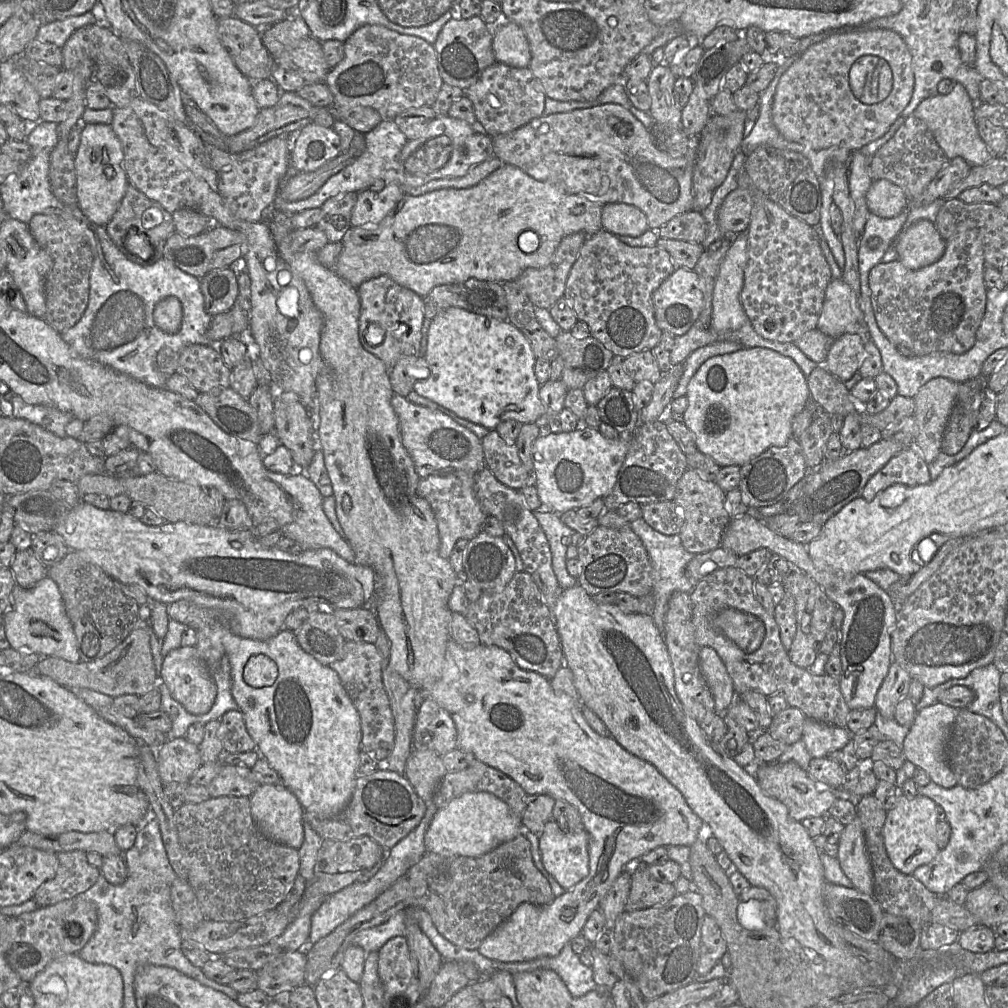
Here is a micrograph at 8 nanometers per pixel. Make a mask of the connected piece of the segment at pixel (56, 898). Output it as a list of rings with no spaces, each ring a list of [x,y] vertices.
[[[84,851],[60,852],[56,857],[56,875],[44,882],[32,898],[39,907],[53,905],[87,891],[100,875],[100,869],[88,863]]]

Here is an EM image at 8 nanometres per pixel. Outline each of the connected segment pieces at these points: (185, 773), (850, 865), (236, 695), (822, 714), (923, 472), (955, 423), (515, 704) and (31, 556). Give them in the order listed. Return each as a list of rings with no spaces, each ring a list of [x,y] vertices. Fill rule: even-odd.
[[[185,737],[166,741],[156,749],[158,772],[164,785],[189,782],[202,765],[199,747]]]
[[[857,816],[844,827],[837,844],[837,859],[845,875],[854,884],[854,888],[873,896],[873,870],[866,850],[861,821]]]
[[[178,600],[168,605],[167,614],[195,630],[205,627],[222,627],[221,641],[231,666],[231,694],[243,714],[246,729],[256,744],[260,756],[276,770],[282,784],[298,799],[304,812],[321,819],[341,813],[349,803],[356,784],[359,754],[362,749],[360,716],[338,674],[329,666],[323,665],[305,652],[298,644],[293,631],[280,630],[267,640],[244,638],[232,633],[222,625],[218,613],[186,600]],[[264,654],[275,662],[278,668],[276,681],[267,687],[254,688],[243,678],[244,666],[250,657]]]
[[[727,567],[717,569],[696,584],[690,594],[696,643],[701,648],[710,647],[718,654],[732,679],[736,698],[748,691],[757,691],[766,697],[783,693],[788,705],[800,709],[807,718],[846,728],[851,709],[843,697],[839,679],[827,674],[813,674],[808,669],[800,668],[791,662],[781,642],[779,626],[774,616],[769,614],[755,598],[754,582],[754,578],[748,577],[738,568]]]
[[[914,446],[907,447],[869,479],[861,497],[871,501],[894,484],[909,487],[928,484],[931,482],[928,465]]]
[[[980,379],[959,383],[957,396],[942,440],[941,450],[947,455],[957,454],[975,429],[984,399]]]
[[[450,639],[446,648],[445,663],[441,678],[430,687],[426,687],[422,691],[418,691],[418,693],[419,692],[422,694],[423,700],[434,700],[451,715],[457,729],[457,747],[460,750],[470,752],[477,760],[500,770],[517,782],[528,795],[547,794],[555,800],[563,800],[571,804],[578,810],[584,830],[589,835],[588,875],[573,888],[565,891],[562,895],[555,897],[549,904],[536,905],[528,902],[520,904],[506,920],[504,920],[484,939],[480,947],[477,949],[481,955],[489,959],[495,959],[502,962],[523,962],[539,957],[557,956],[566,943],[582,933],[582,929],[589,915],[599,908],[600,901],[605,897],[617,877],[625,870],[625,868],[630,868],[634,863],[640,861],[642,855],[660,846],[683,845],[690,847],[698,838],[703,836],[704,831],[706,831],[706,825],[689,807],[681,792],[672,785],[655,766],[627,751],[612,736],[604,737],[599,735],[585,720],[580,701],[576,701],[569,696],[554,690],[550,684],[550,680],[543,675],[517,666],[509,653],[498,646],[480,644],[475,648],[466,649]]]
[[[30,548],[17,551],[10,565],[15,581],[23,588],[31,588],[48,576],[48,569]]]

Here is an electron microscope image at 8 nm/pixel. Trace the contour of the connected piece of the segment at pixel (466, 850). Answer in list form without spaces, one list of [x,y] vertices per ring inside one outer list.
[[[467,792],[437,810],[426,830],[424,843],[427,853],[444,856],[479,857],[499,845],[513,840],[522,833],[524,833],[522,821],[513,815],[509,806],[503,800],[489,792]]]

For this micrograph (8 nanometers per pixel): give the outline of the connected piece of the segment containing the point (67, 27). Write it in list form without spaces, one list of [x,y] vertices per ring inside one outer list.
[[[92,11],[82,15],[70,16],[63,20],[41,24],[36,39],[42,42],[51,42],[62,48],[69,37],[79,28],[97,22]]]

